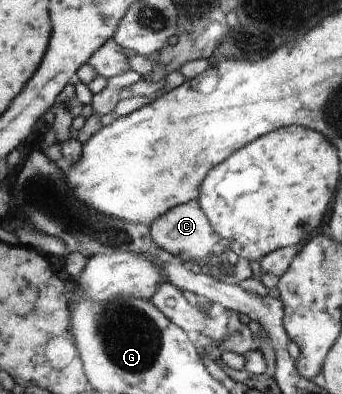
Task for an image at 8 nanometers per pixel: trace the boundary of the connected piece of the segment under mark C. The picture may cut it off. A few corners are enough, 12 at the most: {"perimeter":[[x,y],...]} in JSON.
{"perimeter":[[199,200],[150,225],[153,239],[206,268],[220,238]]}

